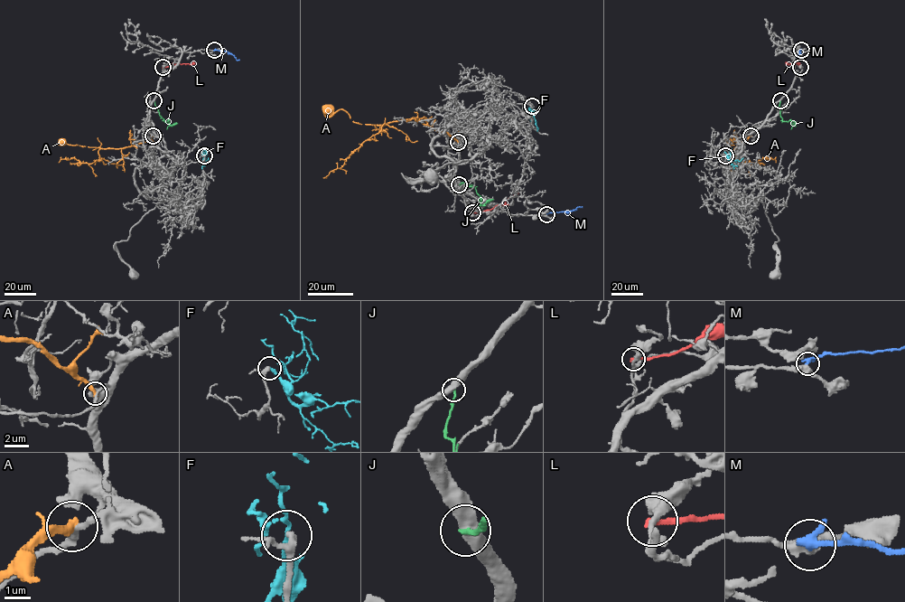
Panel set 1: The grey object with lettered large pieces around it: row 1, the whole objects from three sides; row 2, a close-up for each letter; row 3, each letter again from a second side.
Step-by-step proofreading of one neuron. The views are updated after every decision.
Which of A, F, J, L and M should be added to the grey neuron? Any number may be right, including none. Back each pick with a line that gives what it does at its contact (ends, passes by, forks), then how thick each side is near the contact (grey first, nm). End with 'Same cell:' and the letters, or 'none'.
F: it ends there; 240 nm thick on the grey side, 220 nm on the other
Same cell: F

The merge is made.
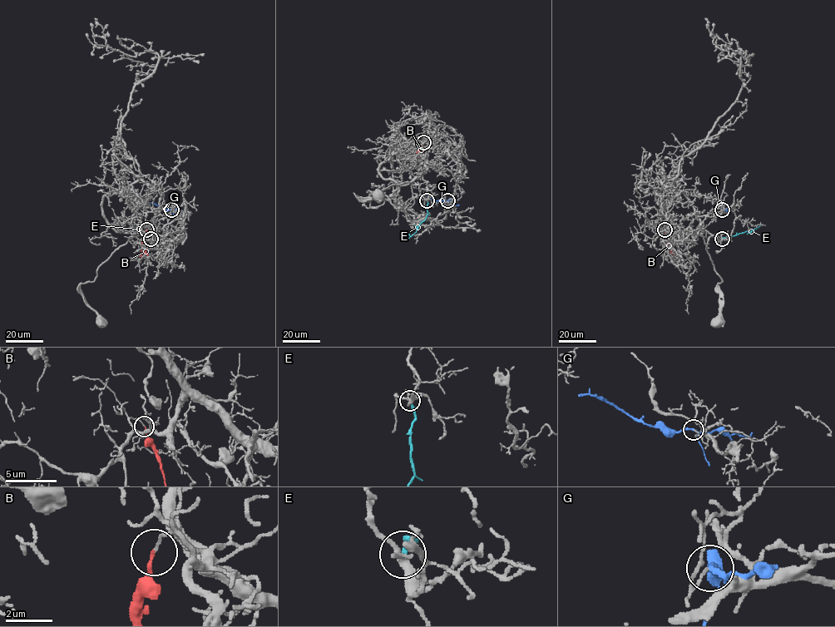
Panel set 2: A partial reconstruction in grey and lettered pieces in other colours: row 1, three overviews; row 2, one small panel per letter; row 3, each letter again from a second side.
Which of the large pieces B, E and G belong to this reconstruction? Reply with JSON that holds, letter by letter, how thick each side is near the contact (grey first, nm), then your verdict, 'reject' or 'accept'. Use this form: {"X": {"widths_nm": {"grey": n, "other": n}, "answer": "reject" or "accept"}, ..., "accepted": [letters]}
{"B": {"widths_nm": {"grey": 80, "other": 120}, "answer": "reject"}, "E": {"widths_nm": {"grey": 360, "other": 200}, "answer": "reject"}, "G": {"widths_nm": {"grey": 80, "other": 160}, "answer": "reject"}, "accepted": []}

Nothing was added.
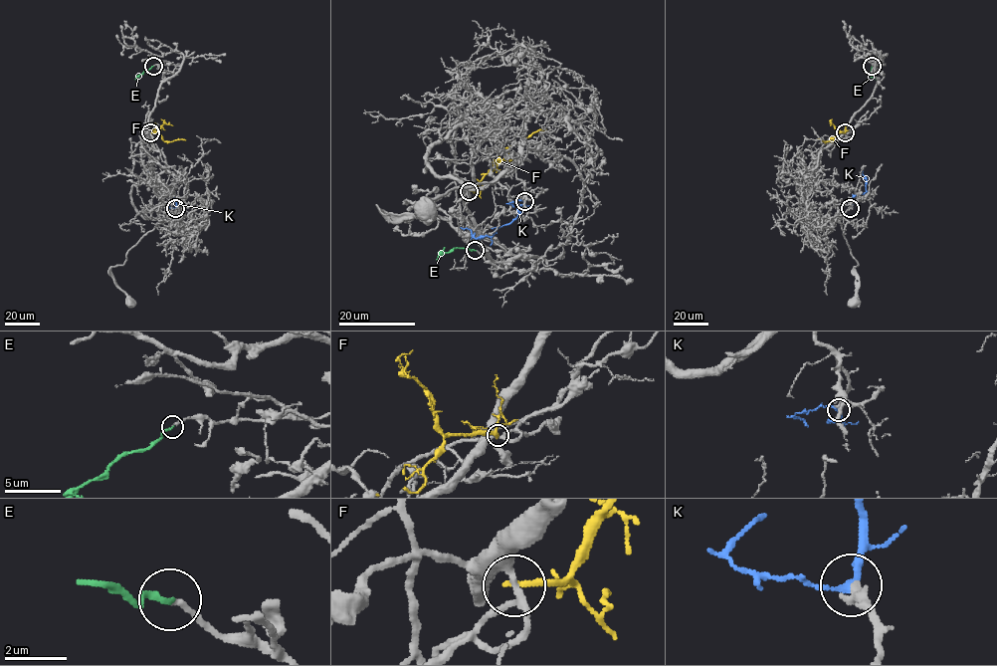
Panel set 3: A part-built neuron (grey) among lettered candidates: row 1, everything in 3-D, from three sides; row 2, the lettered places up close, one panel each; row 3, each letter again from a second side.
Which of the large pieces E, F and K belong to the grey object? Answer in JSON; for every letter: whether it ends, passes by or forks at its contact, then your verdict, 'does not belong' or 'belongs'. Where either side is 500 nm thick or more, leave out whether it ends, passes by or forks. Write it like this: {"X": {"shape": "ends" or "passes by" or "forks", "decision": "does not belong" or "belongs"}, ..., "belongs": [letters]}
{"E": {"shape": "ends", "decision": "belongs"}, "F": {"shape": "ends", "decision": "does not belong"}, "K": {"shape": "passes by", "decision": "belongs"}, "belongs": ["E", "K"]}

